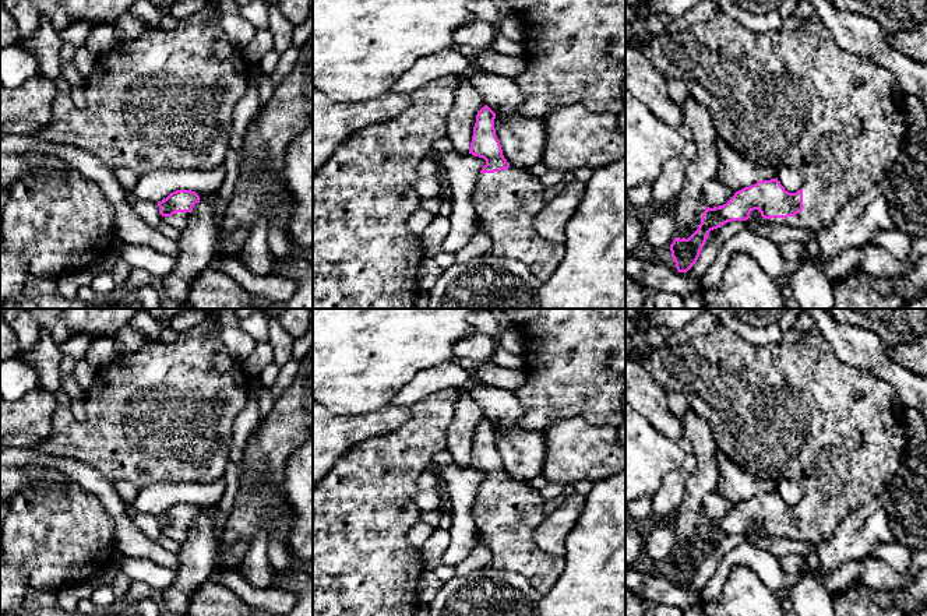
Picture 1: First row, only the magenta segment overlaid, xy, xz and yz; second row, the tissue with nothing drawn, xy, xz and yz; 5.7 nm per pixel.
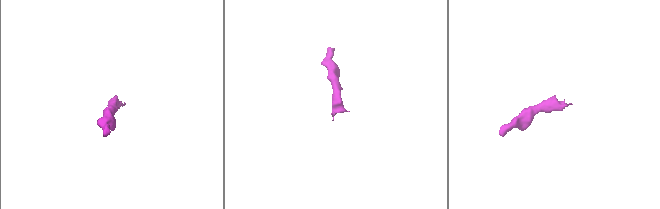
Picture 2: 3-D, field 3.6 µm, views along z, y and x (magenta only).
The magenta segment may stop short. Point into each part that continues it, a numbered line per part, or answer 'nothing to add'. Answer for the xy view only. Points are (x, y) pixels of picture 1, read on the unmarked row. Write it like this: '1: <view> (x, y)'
1: xy (179, 532)

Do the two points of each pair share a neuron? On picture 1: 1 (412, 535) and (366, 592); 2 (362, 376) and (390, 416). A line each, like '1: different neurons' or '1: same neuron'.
1: different neurons
2: different neurons

